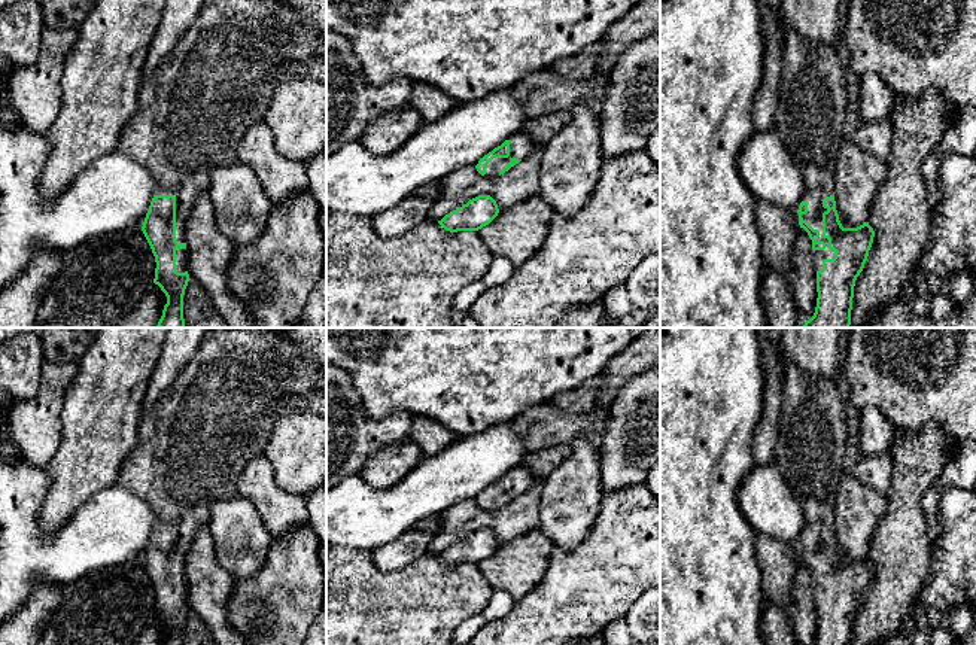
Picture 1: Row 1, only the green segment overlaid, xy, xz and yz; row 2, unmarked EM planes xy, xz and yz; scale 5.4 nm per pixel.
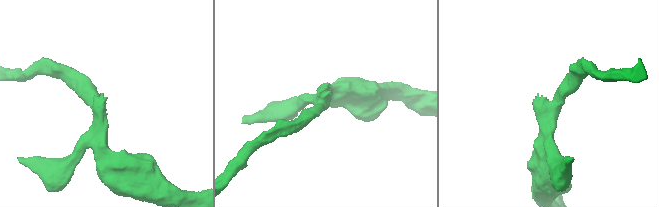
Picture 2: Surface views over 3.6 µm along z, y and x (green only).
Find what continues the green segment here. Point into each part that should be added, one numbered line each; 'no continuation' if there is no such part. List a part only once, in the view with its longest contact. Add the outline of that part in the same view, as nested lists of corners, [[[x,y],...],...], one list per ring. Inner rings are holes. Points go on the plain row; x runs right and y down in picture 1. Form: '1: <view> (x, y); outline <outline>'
1: yz (811, 444); outline [[[778,356],[778,371],[782,383],[782,405],[779,433],[775,447],[775,463],[791,493],[800,503],[806,526],[808,547],[802,548],[814,563],[820,565],[817,575],[824,575],[824,584],[815,584],[815,603],[823,603],[824,593],[833,593],[828,573],[823,571],[823,541],[826,530],[834,529],[834,508],[840,480],[845,474],[845,451],[848,444],[848,419],[842,395],[831,378],[812,377],[799,366]]]

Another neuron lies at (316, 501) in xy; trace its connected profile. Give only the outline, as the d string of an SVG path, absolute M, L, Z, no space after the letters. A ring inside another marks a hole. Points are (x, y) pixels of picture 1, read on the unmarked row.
M326 481L305 496L308 524L319 538L319 560L326 582Z

